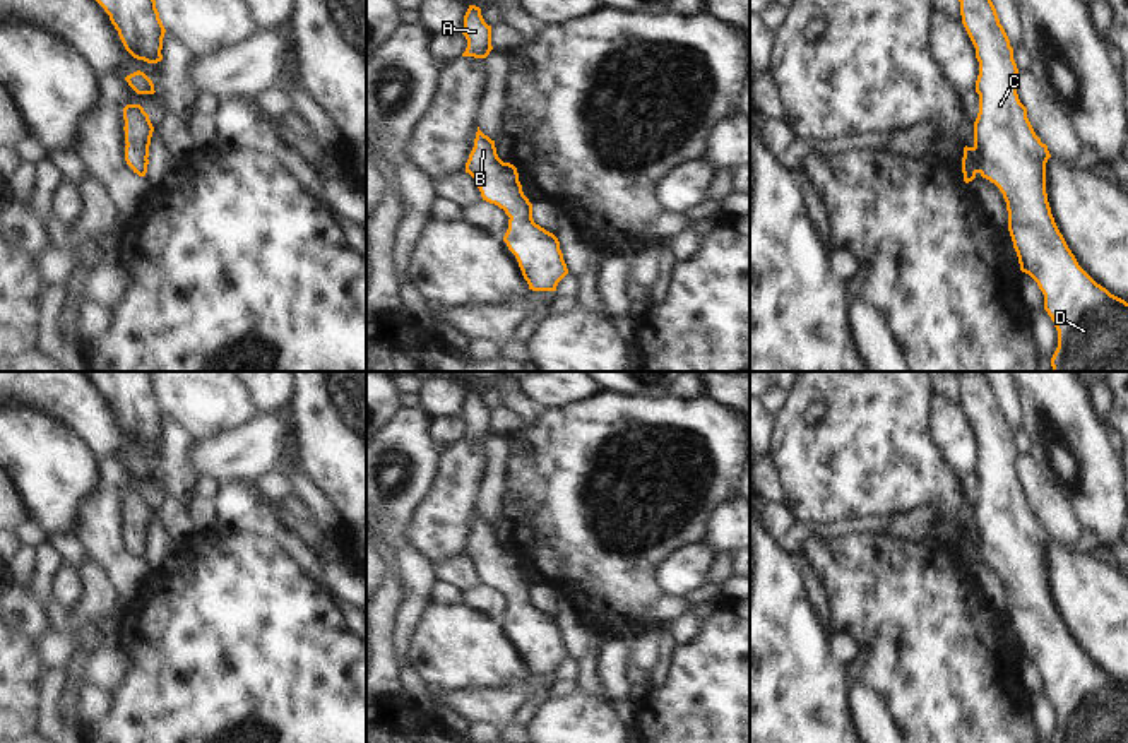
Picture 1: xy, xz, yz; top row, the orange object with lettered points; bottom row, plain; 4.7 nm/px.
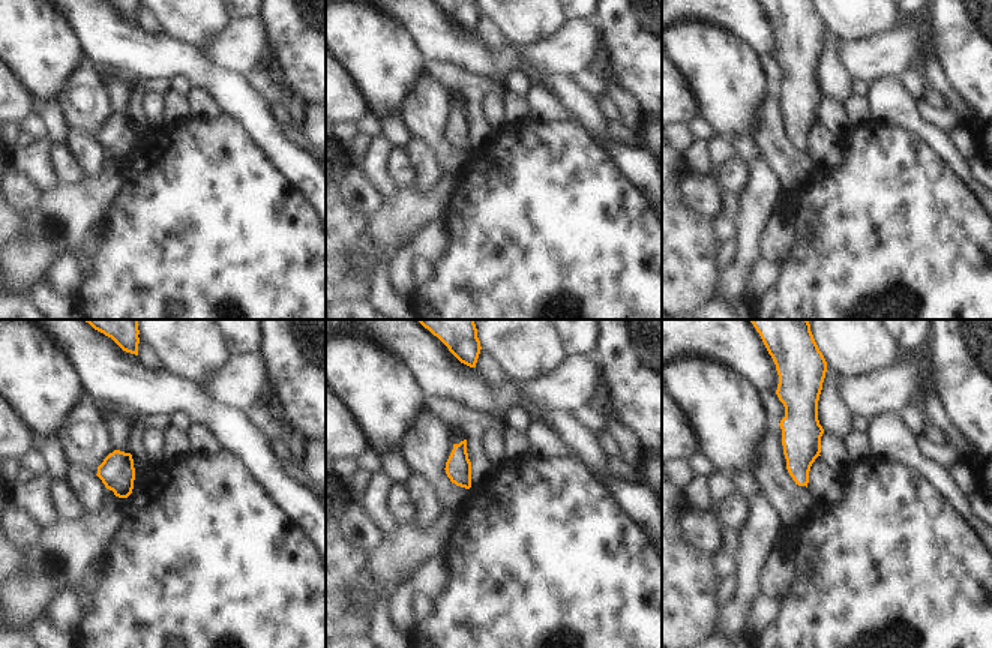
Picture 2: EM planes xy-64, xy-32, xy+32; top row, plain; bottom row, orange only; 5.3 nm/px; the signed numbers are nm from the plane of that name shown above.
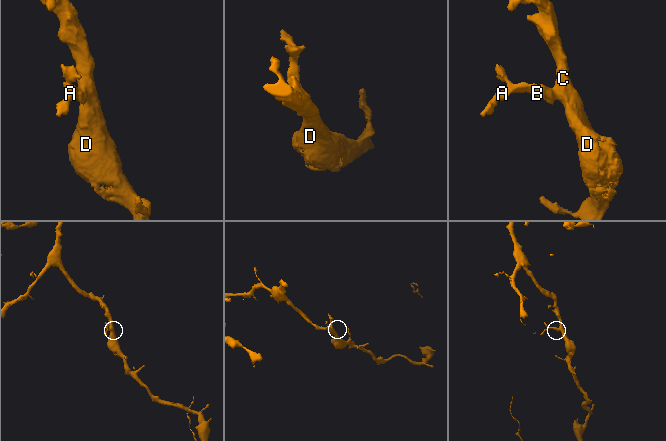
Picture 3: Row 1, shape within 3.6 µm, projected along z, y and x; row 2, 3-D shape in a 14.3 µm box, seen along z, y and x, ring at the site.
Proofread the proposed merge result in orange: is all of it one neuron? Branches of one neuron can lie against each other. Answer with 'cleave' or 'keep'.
keep

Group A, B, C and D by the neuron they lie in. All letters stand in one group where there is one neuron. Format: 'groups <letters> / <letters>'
groups A B C D

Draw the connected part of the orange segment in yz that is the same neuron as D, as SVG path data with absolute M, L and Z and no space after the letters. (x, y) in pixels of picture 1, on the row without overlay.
M986 372L957 373L962 407L979 445L979 496L974 505L974 529L964 531L964 565L972 565L979 556L1003 577L1020 654L1037 666L1044 678L1044 693L1058 714L1058 731L1051 743L1128 743L1128 687L1097 668L1078 649L1051 597L1046 577L1046 546L1051 538L1036 519L1027 491L1018 483L1018 452L996 392Z

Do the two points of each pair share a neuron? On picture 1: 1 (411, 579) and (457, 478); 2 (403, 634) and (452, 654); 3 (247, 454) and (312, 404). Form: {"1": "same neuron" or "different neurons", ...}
{"1": "different neurons", "2": "different neurons", "3": "different neurons"}

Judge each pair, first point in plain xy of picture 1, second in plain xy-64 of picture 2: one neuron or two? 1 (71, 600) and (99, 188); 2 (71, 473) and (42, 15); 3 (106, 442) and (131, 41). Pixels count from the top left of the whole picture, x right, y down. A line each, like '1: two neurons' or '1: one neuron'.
1: two neurons
2: one neuron
3: one neuron

